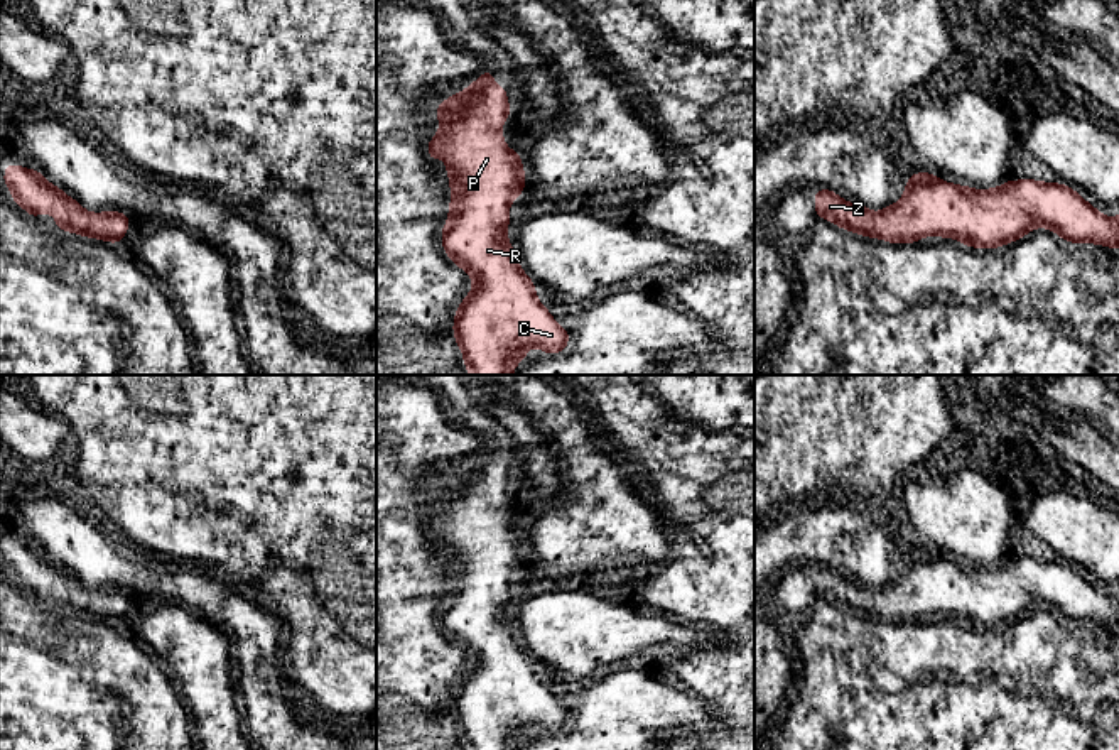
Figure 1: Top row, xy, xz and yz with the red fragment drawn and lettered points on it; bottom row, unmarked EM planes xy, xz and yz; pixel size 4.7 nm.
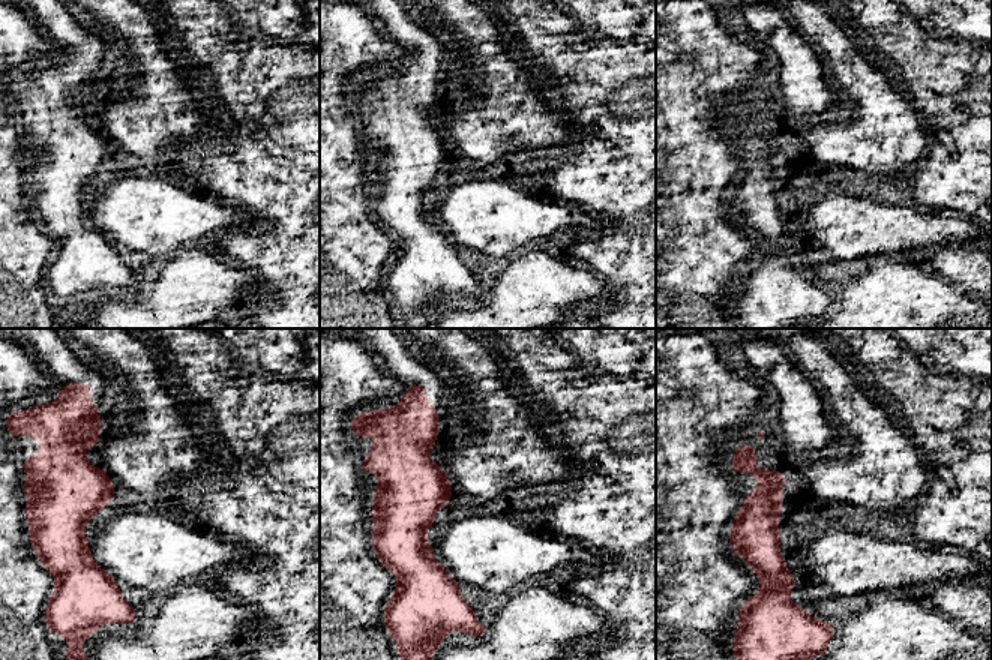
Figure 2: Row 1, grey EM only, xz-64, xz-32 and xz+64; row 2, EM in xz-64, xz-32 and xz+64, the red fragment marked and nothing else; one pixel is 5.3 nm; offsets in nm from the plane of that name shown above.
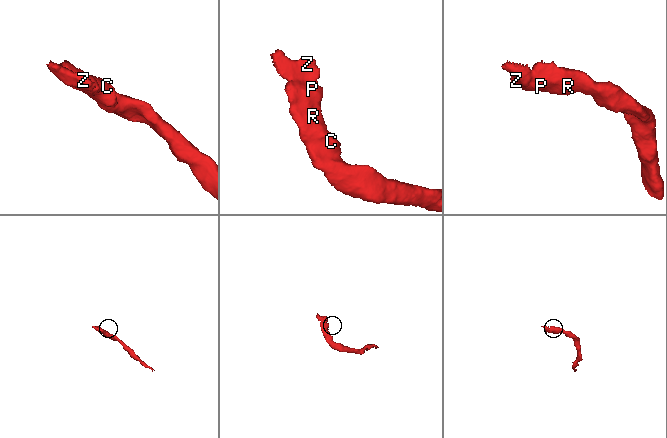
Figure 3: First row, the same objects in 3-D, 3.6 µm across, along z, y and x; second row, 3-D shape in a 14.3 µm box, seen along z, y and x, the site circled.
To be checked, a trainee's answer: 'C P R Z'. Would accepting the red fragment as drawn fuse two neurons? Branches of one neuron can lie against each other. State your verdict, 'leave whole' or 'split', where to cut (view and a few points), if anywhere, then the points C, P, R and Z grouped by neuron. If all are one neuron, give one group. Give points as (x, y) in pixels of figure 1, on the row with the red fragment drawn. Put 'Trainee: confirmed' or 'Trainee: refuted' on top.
Trainee: confirmed
leave whole; cut none; groups C P R Z

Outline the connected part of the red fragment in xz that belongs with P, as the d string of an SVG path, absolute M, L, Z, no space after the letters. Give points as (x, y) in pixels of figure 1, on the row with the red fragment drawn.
M486 69L461 93L444 100L435 117L441 125L427 144L430 159L446 162L451 204L441 240L446 255L471 275L473 289L457 306L454 340L462 351L469 375L513 375L515 367L527 360L528 348L554 355L567 348L569 331L560 328L535 294L535 282L523 272L506 238L511 223L510 204L525 191L525 171L518 152L505 140L501 127L511 108L508 91Z

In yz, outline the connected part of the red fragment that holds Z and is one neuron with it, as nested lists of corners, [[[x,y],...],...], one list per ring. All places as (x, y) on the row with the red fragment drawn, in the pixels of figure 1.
[[[916,172],[906,179],[900,201],[879,213],[852,204],[827,188],[815,191],[814,203],[817,218],[898,245],[943,236],[974,248],[997,248],[1033,228],[1048,228],[1070,243],[1119,248],[1119,215],[1104,216],[1057,181],[1018,179],[974,189]]]

